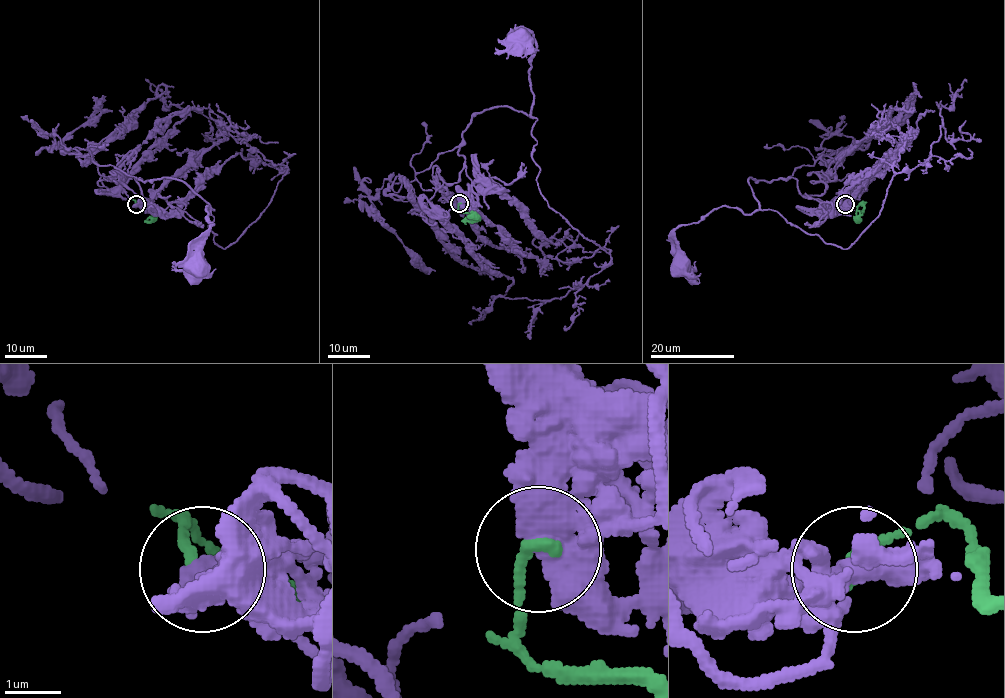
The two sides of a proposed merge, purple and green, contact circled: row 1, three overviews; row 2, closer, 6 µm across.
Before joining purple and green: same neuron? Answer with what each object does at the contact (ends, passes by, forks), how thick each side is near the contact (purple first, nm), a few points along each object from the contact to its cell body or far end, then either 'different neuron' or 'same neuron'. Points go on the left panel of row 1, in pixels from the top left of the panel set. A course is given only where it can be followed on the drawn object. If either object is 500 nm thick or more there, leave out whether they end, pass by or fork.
purple passes by; green ends there; 460 nm thick on the purple side, 240 nm on the other; purple runs (136, 204), (149, 204), (136, 177), (180, 179), (207, 204), (213, 225), (197, 266); green runs (136, 204), (135, 200), (151, 210), (152, 219), (144, 220); same neuron

